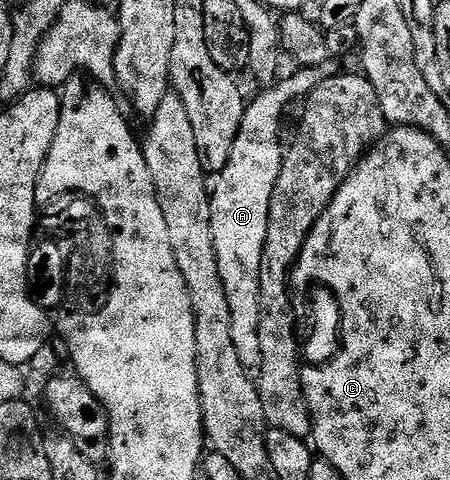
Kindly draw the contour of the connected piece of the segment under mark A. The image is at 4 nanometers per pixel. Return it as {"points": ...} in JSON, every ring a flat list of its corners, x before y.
{"points":[[283,78,261,89,261,94,245,105,230,160,215,179,216,186,214,182,210,194,214,252,218,256,218,276,222,276,226,304,230,304,230,332,234,336,234,348,238,348,238,356,249,372,259,371,262,360,262,347,258,344,258,272,262,272,270,196,274,196,274,184,278,184,278,172,284,163,280,125,284,122,284,106,296,98,295,80]]}

